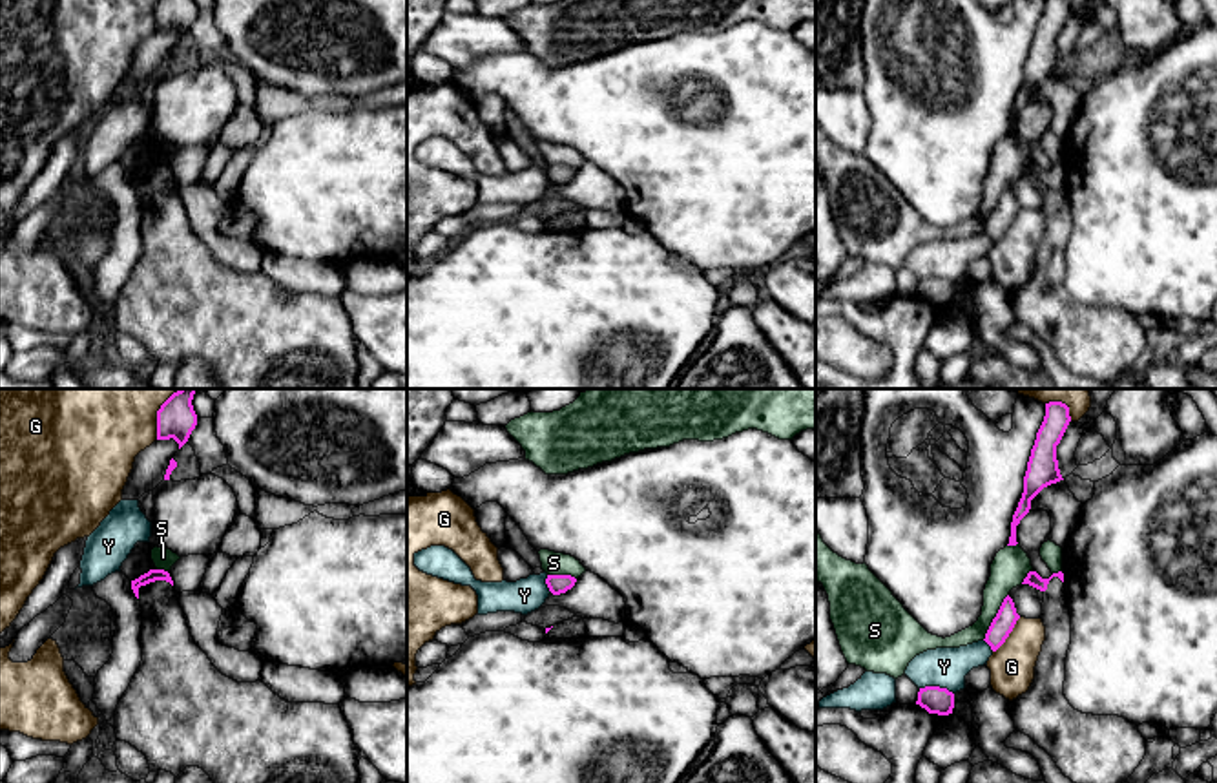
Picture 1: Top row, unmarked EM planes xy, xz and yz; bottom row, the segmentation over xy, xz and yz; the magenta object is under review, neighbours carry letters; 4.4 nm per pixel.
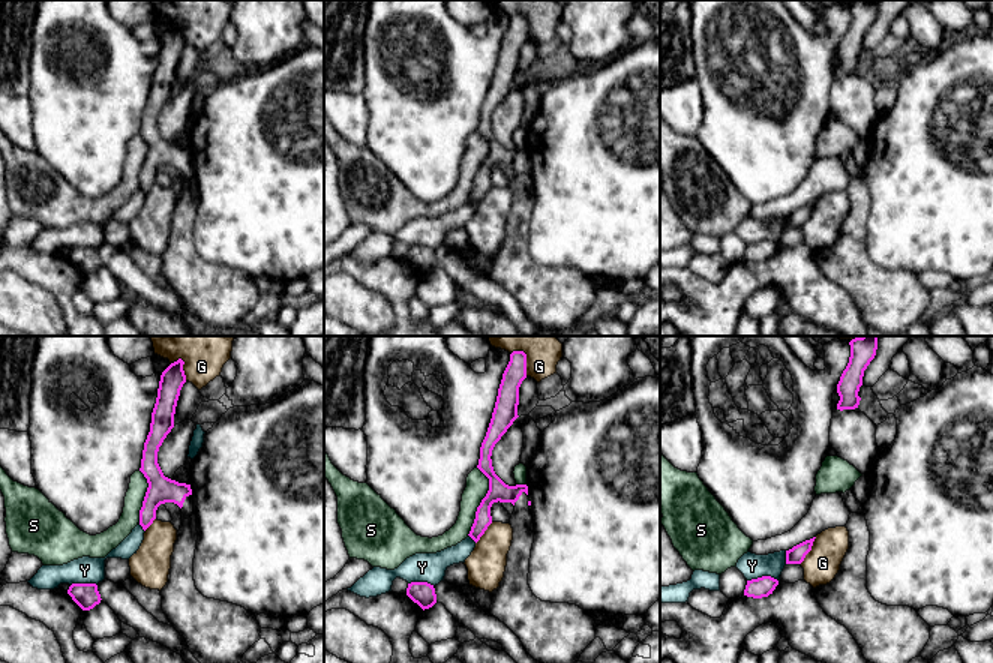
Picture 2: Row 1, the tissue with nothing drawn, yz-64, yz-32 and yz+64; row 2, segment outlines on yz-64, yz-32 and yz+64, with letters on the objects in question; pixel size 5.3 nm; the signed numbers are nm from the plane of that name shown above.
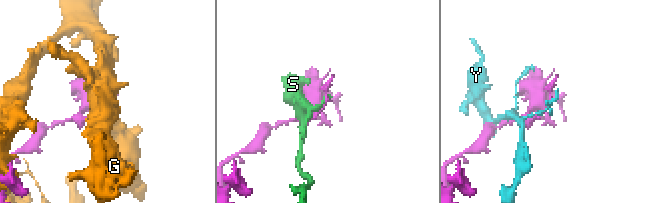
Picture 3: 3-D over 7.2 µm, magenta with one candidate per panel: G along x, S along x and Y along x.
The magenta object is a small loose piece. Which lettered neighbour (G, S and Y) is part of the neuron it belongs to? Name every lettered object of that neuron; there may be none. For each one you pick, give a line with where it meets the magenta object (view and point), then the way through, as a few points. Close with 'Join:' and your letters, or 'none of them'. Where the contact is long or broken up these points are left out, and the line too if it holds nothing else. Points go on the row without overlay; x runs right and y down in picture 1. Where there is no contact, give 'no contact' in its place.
Join: none of them

